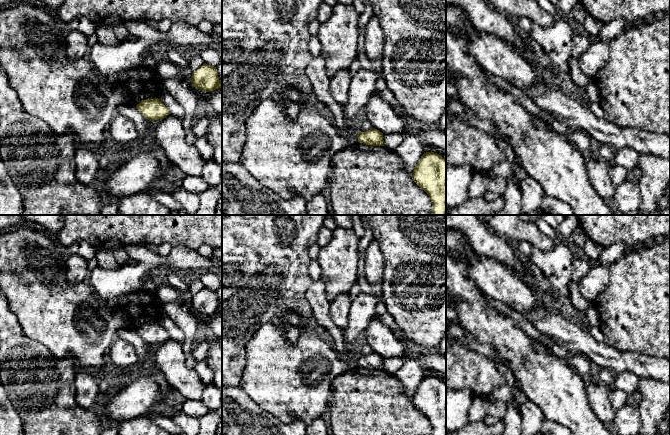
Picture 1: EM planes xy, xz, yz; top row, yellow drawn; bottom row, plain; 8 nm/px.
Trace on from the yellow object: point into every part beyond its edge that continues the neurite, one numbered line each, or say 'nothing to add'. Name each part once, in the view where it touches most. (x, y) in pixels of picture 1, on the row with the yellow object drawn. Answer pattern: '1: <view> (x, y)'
nothing to add

